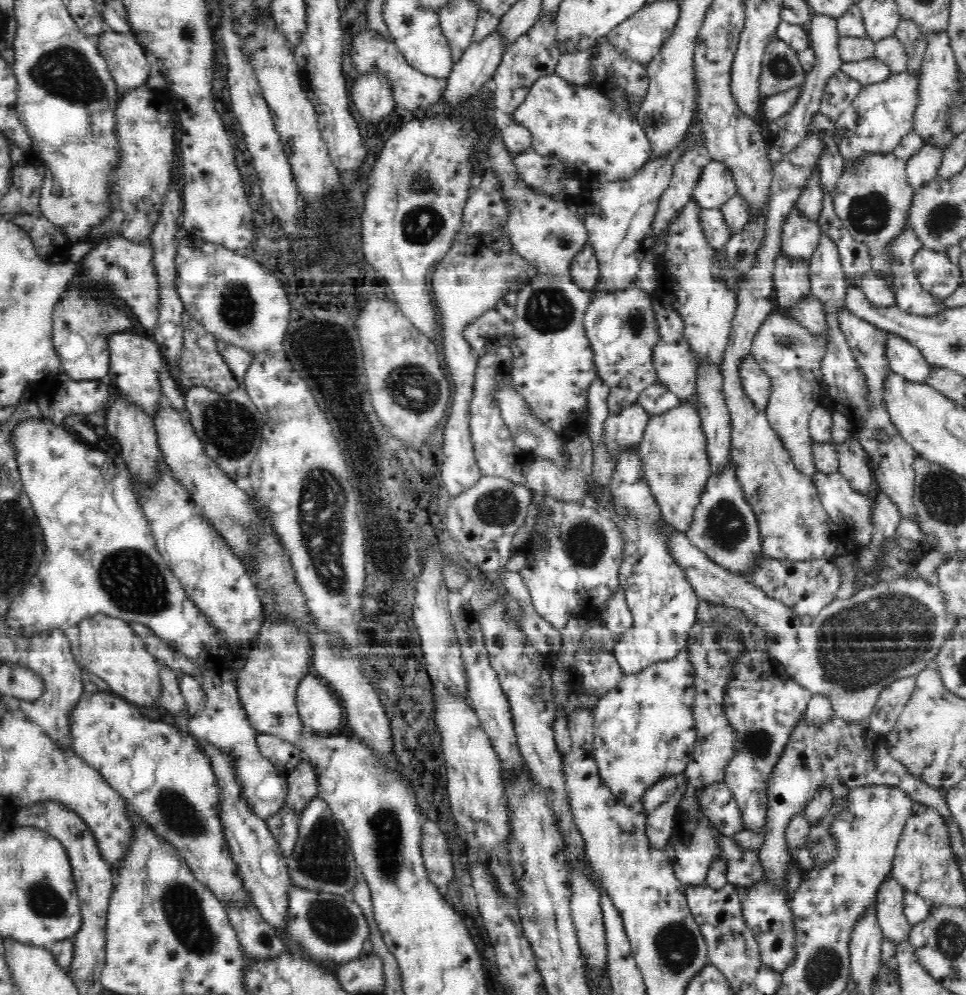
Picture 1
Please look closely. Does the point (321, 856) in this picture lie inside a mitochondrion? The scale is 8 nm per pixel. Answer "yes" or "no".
yes

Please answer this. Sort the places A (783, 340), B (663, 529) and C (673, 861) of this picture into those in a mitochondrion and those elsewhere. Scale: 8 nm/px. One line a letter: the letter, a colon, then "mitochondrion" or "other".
A: mitochondrion
B: other
C: other

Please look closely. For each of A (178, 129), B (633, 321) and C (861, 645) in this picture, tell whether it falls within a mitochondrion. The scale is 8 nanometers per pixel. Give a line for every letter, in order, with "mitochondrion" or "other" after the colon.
A: other
B: mitochondrion
C: mitochondrion

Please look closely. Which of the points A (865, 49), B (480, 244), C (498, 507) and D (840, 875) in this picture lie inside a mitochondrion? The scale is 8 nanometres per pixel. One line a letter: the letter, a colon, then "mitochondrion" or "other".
A: other
B: other
C: mitochondrion
D: other

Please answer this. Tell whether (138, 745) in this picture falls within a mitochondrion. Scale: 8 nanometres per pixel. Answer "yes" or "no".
no

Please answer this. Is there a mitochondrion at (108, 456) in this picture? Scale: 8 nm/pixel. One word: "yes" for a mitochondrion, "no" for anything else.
no

